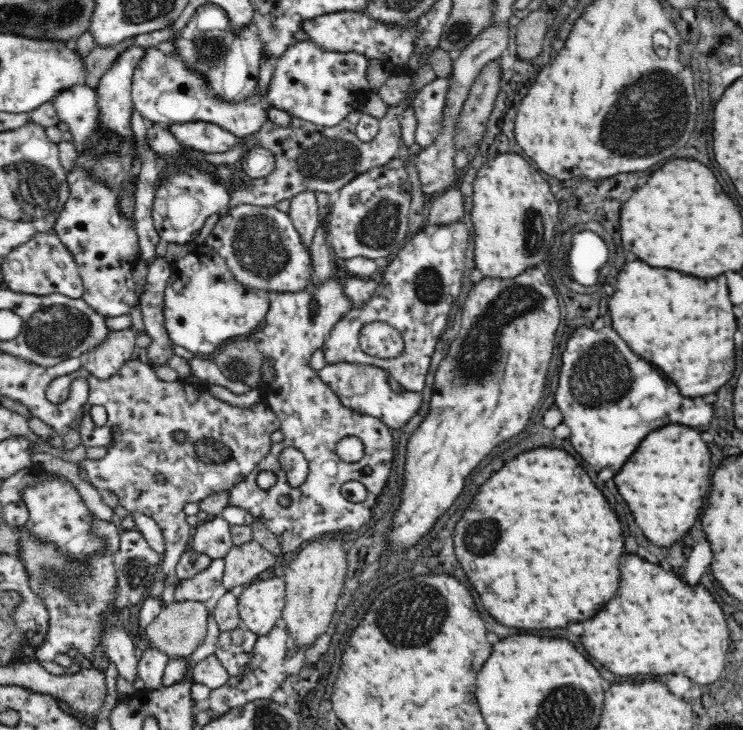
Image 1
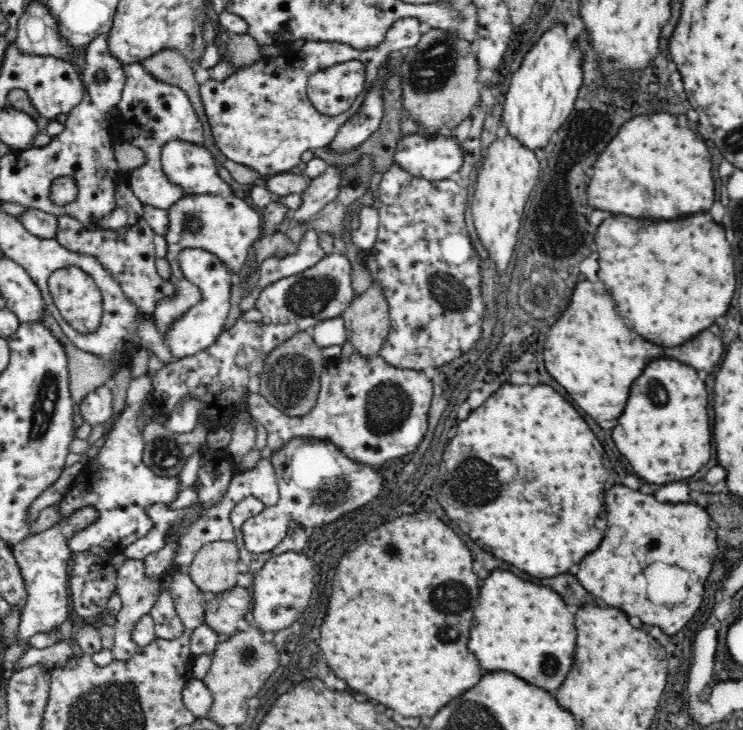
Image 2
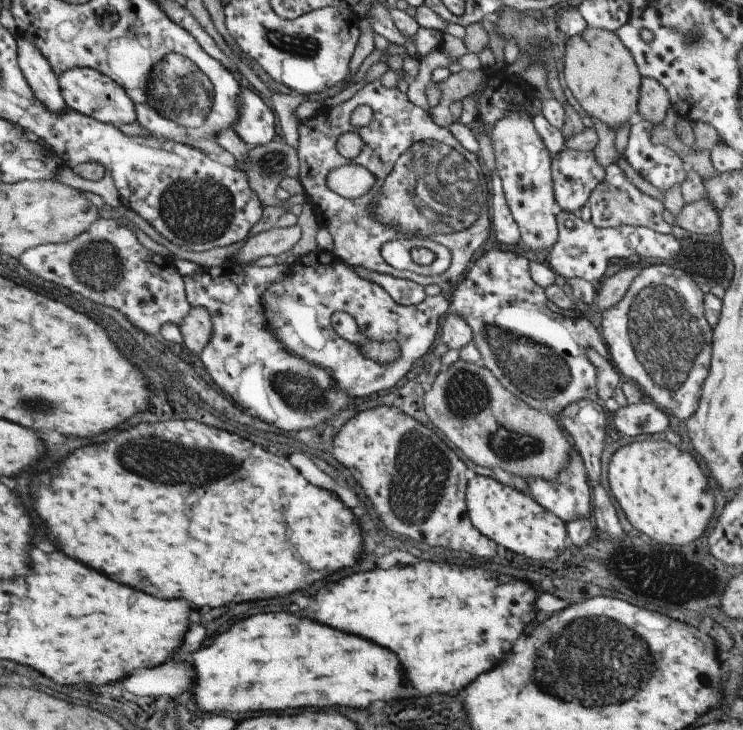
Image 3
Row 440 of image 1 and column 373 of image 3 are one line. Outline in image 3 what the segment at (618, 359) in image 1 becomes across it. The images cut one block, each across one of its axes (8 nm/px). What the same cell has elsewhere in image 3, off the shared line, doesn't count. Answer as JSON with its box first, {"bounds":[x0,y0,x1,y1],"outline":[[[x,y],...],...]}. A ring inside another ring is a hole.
{"bounds":[303,562,537,696],"outline":[[[417,562],[413,566],[391,566],[389,570],[377,568],[365,574],[351,574],[329,588],[321,588],[317,596],[313,596],[317,602],[317,614],[309,614],[307,610],[303,610],[303,614],[325,626],[373,640],[387,650],[397,650],[407,684],[415,692],[427,696],[433,692],[457,692],[473,682],[481,672],[493,668],[503,654],[511,650],[523,628],[535,618],[535,598],[537,592],[525,580],[513,576],[495,576],[477,566]]]}

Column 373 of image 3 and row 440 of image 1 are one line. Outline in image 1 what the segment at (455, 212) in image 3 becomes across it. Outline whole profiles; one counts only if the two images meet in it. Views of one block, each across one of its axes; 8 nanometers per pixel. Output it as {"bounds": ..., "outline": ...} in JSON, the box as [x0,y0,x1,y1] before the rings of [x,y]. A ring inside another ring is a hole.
{"bounds":[46,358,282,584],"outline":[[[136,358],[126,362],[108,380],[100,380],[92,376],[88,370],[78,370],[74,374],[62,376],[48,386],[46,398],[50,398],[50,402],[54,404],[60,404],[64,398],[68,398],[70,382],[76,378],[86,378],[90,384],[90,398],[84,404],[82,420],[80,420],[80,442],[84,448],[106,448],[106,456],[102,460],[86,458],[78,462],[78,470],[88,474],[88,480],[96,490],[106,490],[106,488],[112,490],[118,496],[120,504],[130,514],[148,516],[160,526],[166,540],[166,552],[164,552],[164,562],[160,572],[168,576],[168,584],[178,582],[176,566],[180,558],[190,550],[188,546],[192,540],[190,534],[192,526],[186,524],[184,506],[192,502],[198,504],[214,494],[222,494],[222,492],[228,494],[234,486],[246,480],[246,476],[252,474],[254,466],[260,464],[266,456],[270,456],[272,450],[276,448],[272,444],[272,434],[282,428],[282,422],[274,414],[274,410],[264,402],[248,408],[240,408],[212,396],[204,384],[186,384],[182,380],[162,382],[152,372],[152,366],[142,364],[142,360]],[[96,404],[108,410],[108,424],[102,428],[94,426],[94,422],[90,420],[90,408]],[[176,432],[184,434],[182,444],[180,440],[176,440]]]}

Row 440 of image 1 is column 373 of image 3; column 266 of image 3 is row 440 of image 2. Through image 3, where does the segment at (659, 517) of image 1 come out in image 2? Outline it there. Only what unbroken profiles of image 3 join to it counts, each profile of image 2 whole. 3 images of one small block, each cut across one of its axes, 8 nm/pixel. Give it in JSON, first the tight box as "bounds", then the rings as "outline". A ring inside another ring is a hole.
{"bounds":[612,358,712,484],"outline":[[[670,358],[650,362],[630,388],[628,406],[618,418],[612,438],[634,472],[652,484],[666,484],[696,474],[712,454],[708,394],[696,372]]]}

